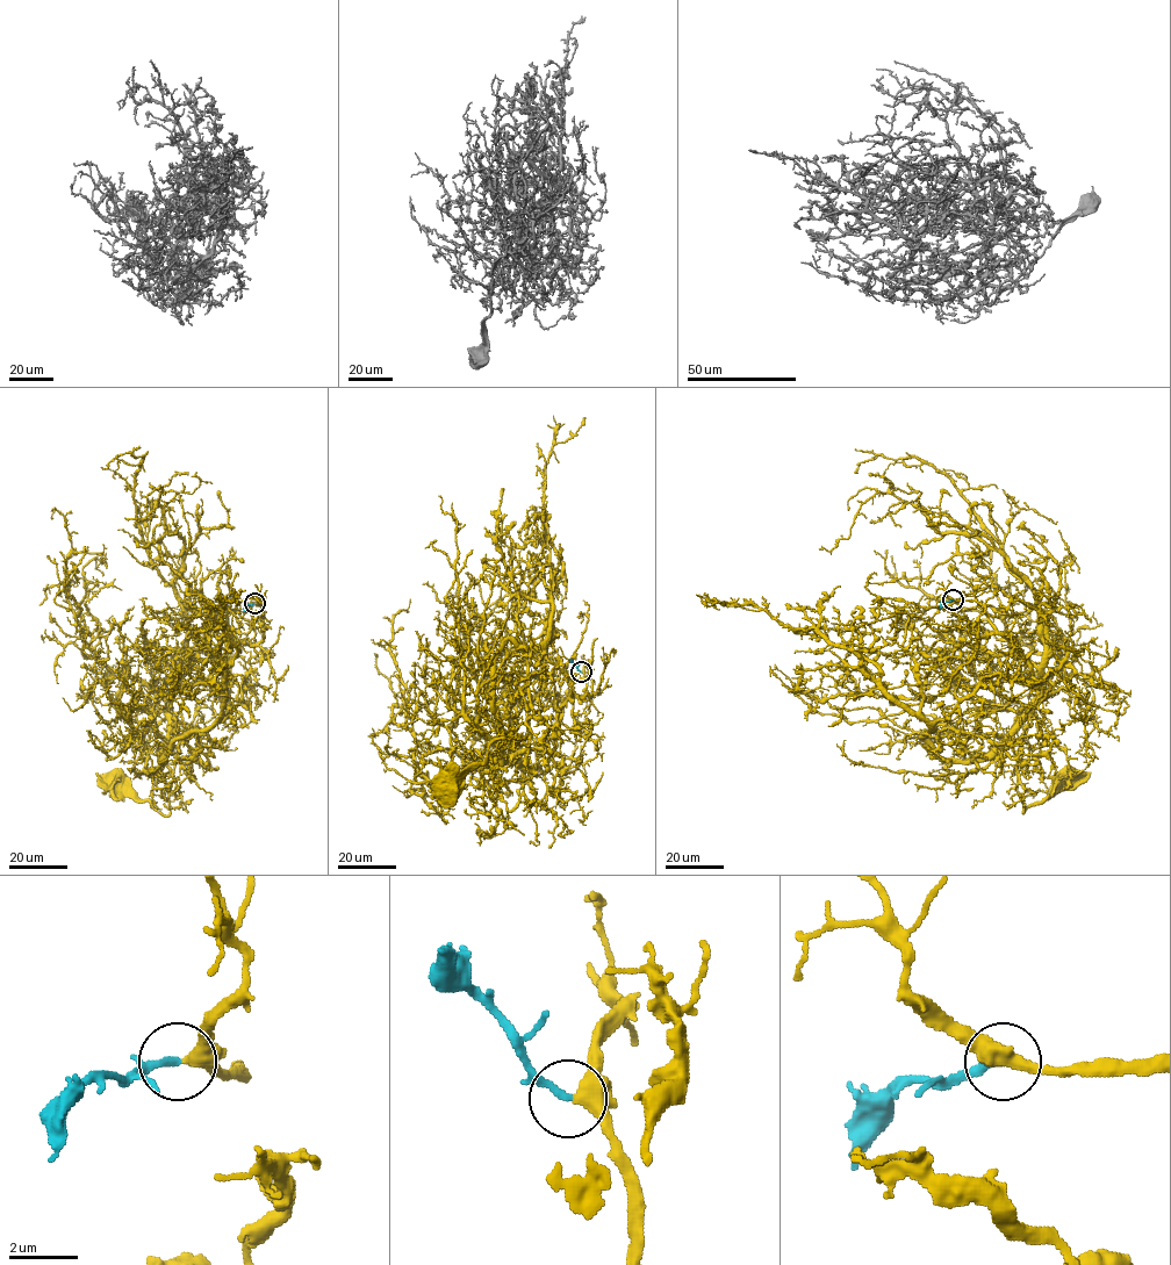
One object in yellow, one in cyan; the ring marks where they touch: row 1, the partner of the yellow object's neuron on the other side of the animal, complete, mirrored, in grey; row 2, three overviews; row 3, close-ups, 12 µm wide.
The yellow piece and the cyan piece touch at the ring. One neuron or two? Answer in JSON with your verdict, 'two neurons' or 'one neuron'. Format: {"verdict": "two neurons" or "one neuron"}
{"verdict": "one neuron"}

